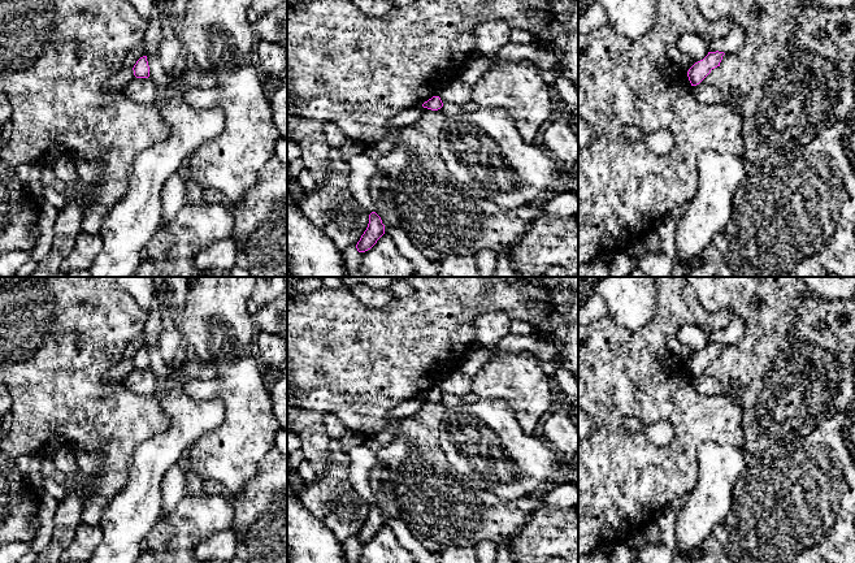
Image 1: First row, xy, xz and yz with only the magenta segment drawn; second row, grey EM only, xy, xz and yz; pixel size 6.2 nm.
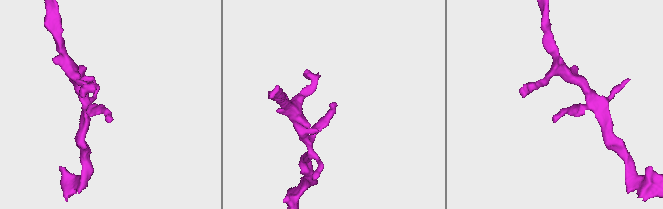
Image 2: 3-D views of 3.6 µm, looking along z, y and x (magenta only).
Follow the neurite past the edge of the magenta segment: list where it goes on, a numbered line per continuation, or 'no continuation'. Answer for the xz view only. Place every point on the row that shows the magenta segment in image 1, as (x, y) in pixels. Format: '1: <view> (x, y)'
no continuation

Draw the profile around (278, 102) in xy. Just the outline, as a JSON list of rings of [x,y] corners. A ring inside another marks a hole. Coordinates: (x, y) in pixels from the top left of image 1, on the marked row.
[[[287,79],[278,82],[278,88],[270,99],[274,125],[281,137],[287,137]]]

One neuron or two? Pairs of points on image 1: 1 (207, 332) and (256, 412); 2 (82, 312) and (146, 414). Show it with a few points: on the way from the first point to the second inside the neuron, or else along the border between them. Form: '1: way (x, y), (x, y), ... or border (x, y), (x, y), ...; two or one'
1: way (226, 351), (237, 363), (239, 385), (243, 393); one
2: way (86, 342), (86, 373), (116, 403); one

